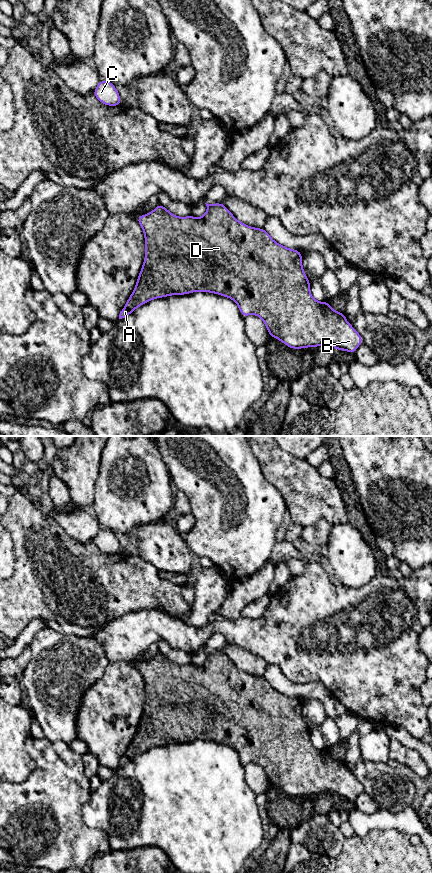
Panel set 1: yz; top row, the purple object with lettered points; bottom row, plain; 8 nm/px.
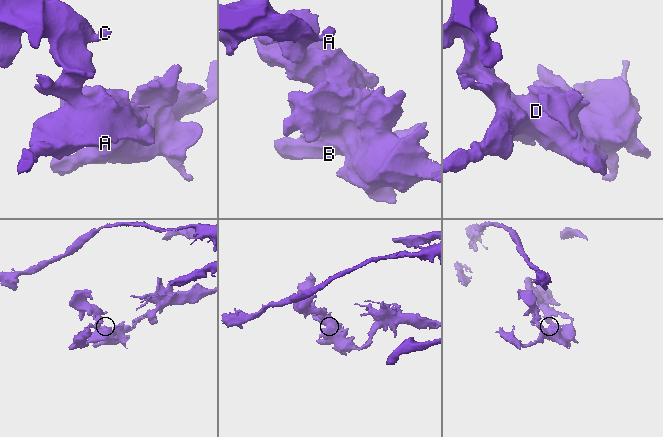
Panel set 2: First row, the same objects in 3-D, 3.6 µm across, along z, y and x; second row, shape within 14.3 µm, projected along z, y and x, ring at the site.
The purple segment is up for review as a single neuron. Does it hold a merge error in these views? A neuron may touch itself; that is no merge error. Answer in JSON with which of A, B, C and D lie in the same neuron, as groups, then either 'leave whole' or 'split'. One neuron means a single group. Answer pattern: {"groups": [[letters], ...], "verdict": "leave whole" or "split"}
{"groups": [["A", "B", "C", "D"]], "verdict": "leave whole"}

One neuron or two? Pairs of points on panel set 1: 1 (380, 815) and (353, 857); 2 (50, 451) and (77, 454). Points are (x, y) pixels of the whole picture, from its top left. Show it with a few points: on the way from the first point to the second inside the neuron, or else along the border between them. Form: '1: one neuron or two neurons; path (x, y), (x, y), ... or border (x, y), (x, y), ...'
1: two neurons; border (393, 828), (373, 828), (363, 835), (355, 834)
2: two neurons; border (57, 449), (52, 464), (53, 473)

